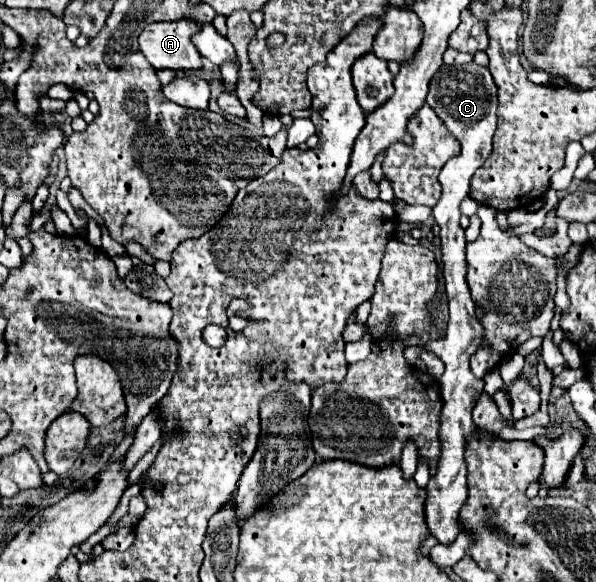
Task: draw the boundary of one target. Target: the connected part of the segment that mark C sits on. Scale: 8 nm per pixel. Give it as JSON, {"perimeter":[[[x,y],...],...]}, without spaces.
{"perimeter":[[[466,64],[466,66],[442,66],[436,76],[432,76],[430,92],[426,96],[428,106],[442,118],[446,128],[460,140],[462,152],[448,160],[444,164],[442,172],[438,174],[438,182],[442,186],[442,196],[438,204],[432,208],[432,216],[436,224],[440,226],[440,240],[442,240],[442,260],[444,260],[444,284],[446,284],[446,296],[450,306],[450,318],[448,318],[448,332],[444,340],[430,340],[426,342],[426,348],[432,350],[446,366],[442,374],[442,396],[444,396],[444,408],[442,408],[442,420],[440,420],[440,444],[442,444],[442,456],[438,460],[438,472],[428,482],[428,498],[424,504],[426,512],[426,524],[430,534],[440,544],[452,544],[456,536],[460,534],[458,524],[458,512],[468,496],[466,488],[466,462],[464,462],[464,450],[466,450],[466,434],[476,430],[476,424],[472,420],[472,408],[478,402],[484,380],[476,378],[470,372],[468,360],[472,352],[480,346],[482,336],[482,324],[476,318],[476,308],[472,304],[468,284],[464,280],[466,272],[466,240],[464,240],[464,228],[460,226],[460,202],[468,196],[470,190],[470,178],[474,172],[486,162],[486,158],[492,152],[492,136],[496,132],[496,84],[492,80],[492,74],[488,68]]]}

